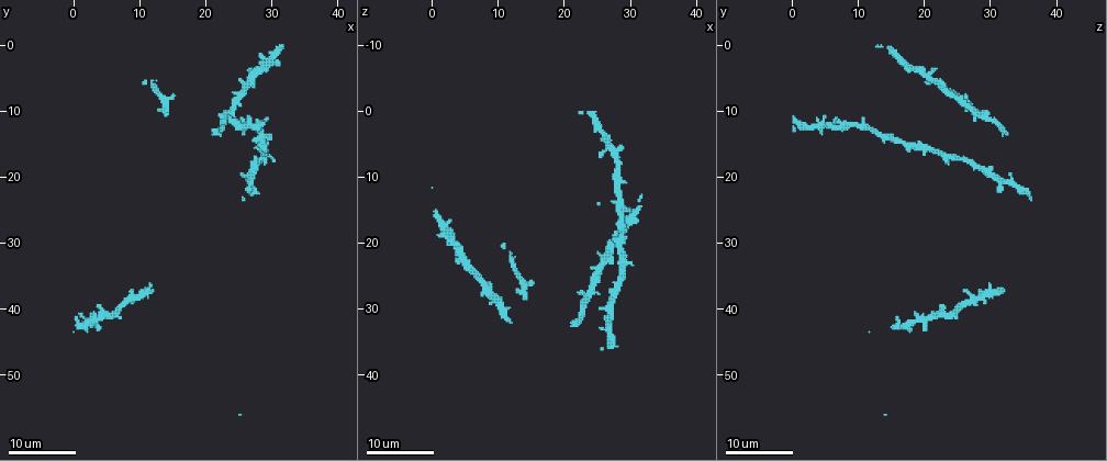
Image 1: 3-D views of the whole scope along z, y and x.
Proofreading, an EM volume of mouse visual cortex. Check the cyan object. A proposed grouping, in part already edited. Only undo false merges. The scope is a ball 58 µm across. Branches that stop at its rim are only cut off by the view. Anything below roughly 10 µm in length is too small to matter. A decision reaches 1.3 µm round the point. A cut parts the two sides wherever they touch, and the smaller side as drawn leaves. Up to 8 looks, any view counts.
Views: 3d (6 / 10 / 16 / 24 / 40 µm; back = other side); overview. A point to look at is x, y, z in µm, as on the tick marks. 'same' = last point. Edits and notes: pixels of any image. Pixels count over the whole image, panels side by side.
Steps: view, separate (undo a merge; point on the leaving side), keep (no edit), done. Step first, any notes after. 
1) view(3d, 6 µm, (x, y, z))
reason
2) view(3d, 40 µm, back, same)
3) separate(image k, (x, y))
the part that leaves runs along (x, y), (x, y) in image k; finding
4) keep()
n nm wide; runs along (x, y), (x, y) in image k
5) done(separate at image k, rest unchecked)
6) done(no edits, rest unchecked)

view(3d, 16 µm, (27.0, 20.0, 30.5))
side arm on a straight run

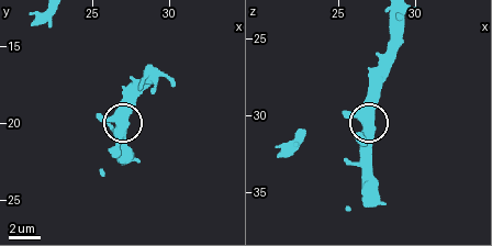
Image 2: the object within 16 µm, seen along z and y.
view(3d, 10 µm, (26.8, 20.4, 30.6))
zoom in

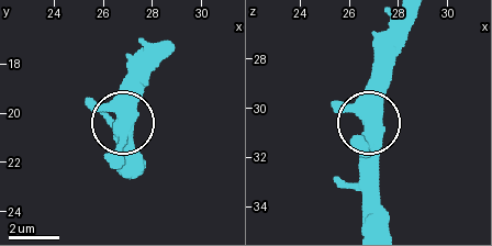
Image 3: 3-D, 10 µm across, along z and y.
keep()
3 arms; one neuron here

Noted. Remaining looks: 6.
view(3d, 24 µm, (28.5, 15.5, 19.0))
thin neck

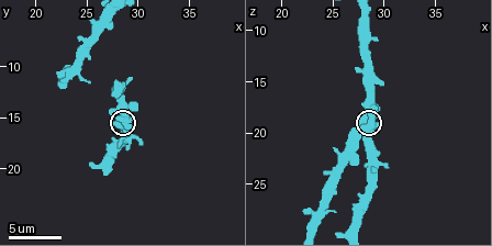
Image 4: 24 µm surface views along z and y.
view(3d, 6 µm, same)

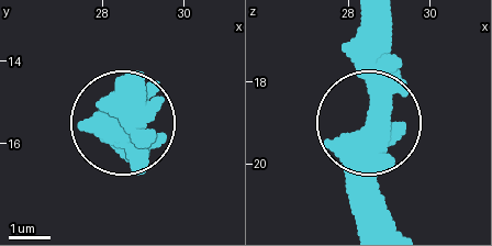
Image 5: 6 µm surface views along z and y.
view(3d, 6 µm, back, same)

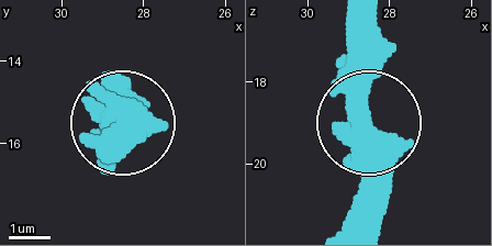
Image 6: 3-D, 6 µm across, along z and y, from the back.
keep()
runs along (372, 220), (361, 21) in image 6; one neuron here

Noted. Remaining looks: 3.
view(3d, 10 µm, (27.8, 17.2, 26.0))

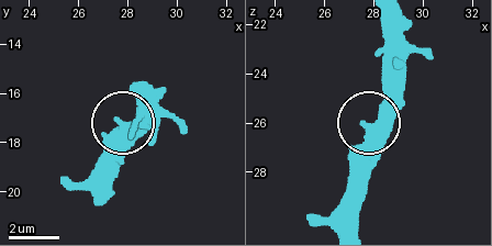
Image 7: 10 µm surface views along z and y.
view(3d, 6 µm, (28.0, 17.4, 26.2))

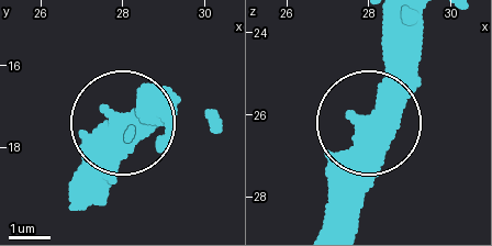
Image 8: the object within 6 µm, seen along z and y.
keep()
runs along (77, 197), (140, 98) in image 8; all the same neuron

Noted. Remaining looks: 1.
view(3d, 16 µm, (28.4, 13.6, 13.2))
narrows sharply

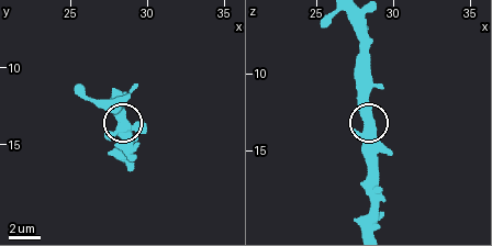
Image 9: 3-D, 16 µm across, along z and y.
keep()
runs along (372, 224), (369, 92) in image 9; all the same neuron

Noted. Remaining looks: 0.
done(no edits, rest unchecked)

